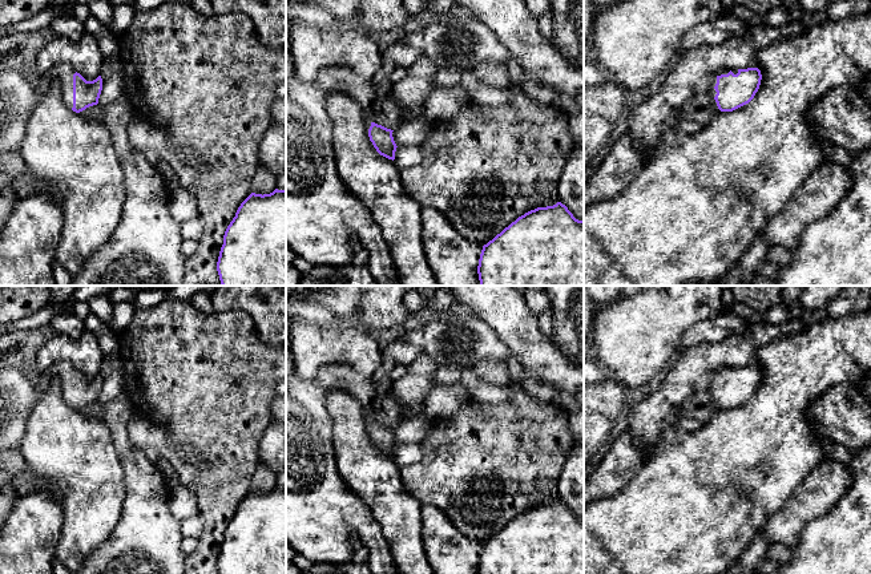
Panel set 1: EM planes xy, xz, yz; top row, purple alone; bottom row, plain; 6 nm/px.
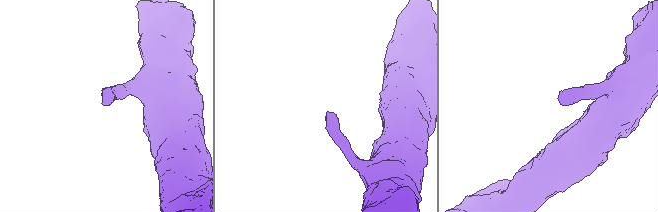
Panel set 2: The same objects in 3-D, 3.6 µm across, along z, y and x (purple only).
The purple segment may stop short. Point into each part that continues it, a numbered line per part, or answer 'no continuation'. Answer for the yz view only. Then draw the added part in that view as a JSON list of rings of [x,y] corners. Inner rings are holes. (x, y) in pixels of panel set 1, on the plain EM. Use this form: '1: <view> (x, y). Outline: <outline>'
1: yz (712, 389). Outline: [[[719,367],[719,368],[715,371],[715,375],[713,376],[713,380],[711,380],[711,384],[710,384],[709,389],[706,391],[715,404],[717,404],[717,400],[715,400],[714,395],[715,395],[717,389],[715,389],[714,384],[715,384],[715,381],[717,381],[717,375],[721,373],[721,372],[727,372],[730,368],[731,368],[734,372],[738,371],[738,367]],[[717,404],[717,405],[718,405],[718,404]]]

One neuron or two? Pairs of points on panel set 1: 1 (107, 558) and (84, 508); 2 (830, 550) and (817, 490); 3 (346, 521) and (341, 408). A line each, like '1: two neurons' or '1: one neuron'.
1: two neurons
2: two neurons
3: two neurons

